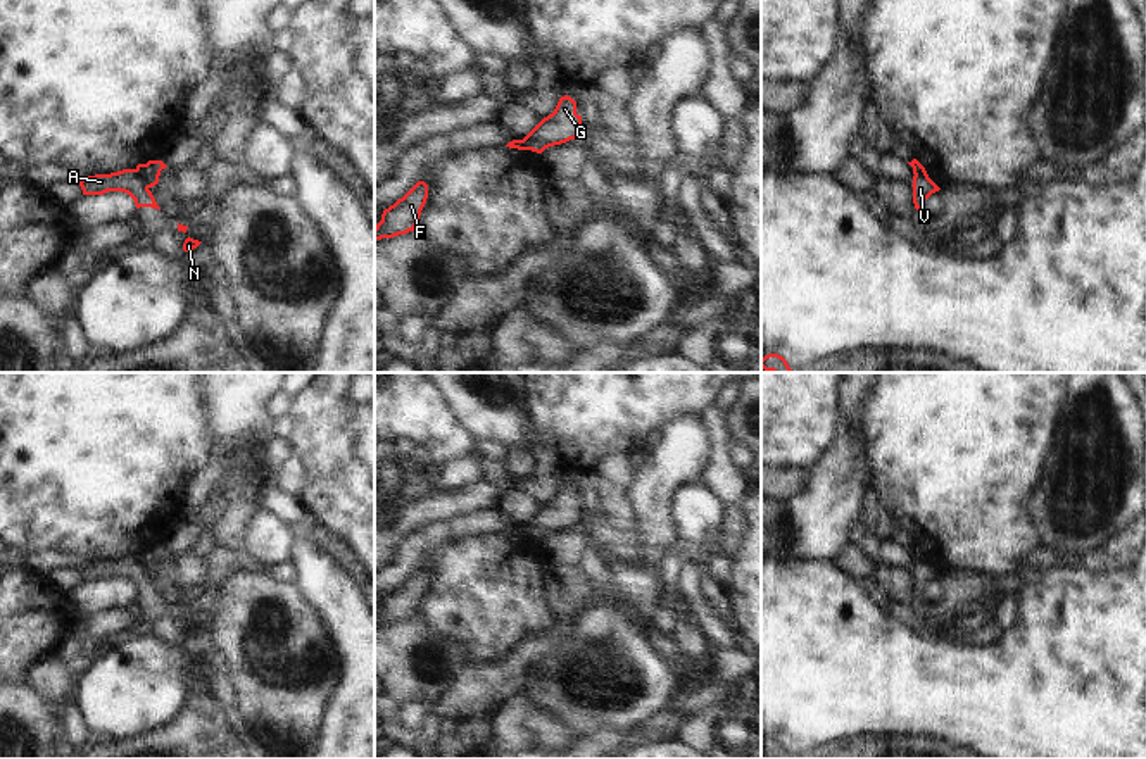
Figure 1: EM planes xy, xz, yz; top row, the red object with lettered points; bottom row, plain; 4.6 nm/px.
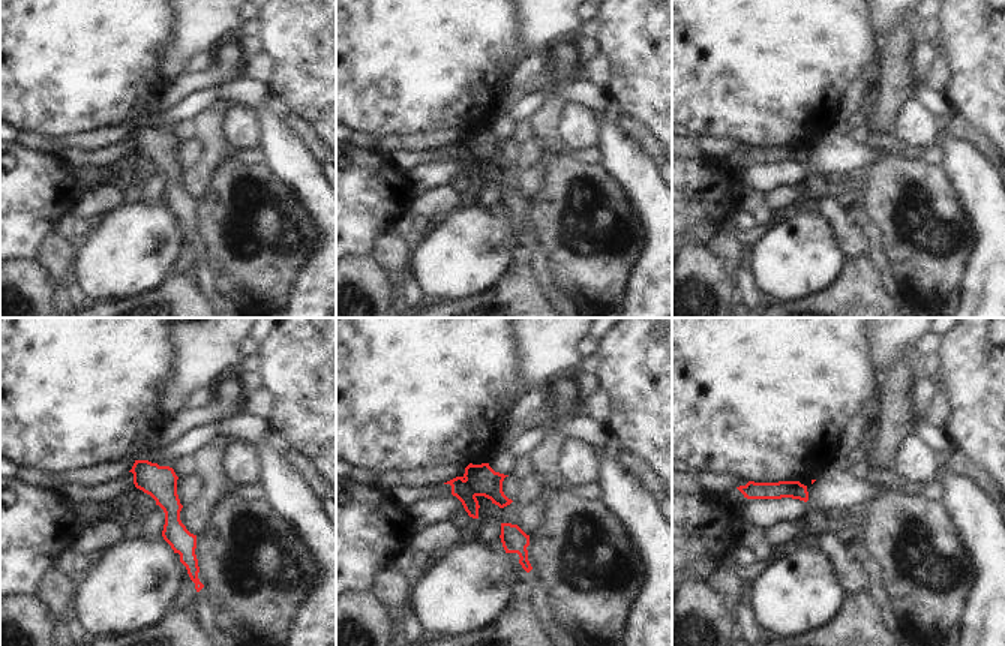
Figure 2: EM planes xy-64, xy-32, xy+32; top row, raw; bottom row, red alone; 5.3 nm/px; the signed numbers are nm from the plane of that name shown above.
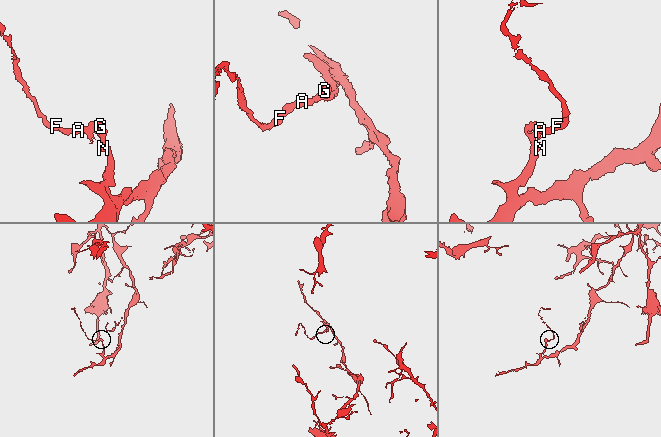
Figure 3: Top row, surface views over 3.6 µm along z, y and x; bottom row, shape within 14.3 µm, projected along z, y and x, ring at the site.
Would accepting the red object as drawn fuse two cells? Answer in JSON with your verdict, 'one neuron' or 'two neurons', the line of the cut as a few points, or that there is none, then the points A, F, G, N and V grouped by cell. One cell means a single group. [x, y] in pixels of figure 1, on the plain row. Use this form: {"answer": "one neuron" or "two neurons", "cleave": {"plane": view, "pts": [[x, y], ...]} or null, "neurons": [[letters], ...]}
{"answer": "two neurons", "cleave": {"plane": "xy", "pts": [[135, 556], [149, 573]]}, "neurons": [["A", "F", "V"], ["G", "N"]]}

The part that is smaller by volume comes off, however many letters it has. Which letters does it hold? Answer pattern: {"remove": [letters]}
{"remove": ["A", "F", "V"]}

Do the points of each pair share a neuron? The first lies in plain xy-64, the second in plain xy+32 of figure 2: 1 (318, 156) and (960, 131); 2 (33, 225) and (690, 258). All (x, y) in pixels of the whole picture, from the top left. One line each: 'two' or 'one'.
1: one
2: two

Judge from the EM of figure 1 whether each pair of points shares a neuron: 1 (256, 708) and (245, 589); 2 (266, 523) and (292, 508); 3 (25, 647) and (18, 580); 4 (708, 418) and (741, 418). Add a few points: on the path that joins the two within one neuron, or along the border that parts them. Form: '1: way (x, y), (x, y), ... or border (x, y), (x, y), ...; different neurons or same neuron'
1: way (256, 678), (240, 640), (245, 618); same neuron
2: border (259, 508), (273, 513), (285, 526); different neurons
3: way (18, 630), (18, 597); same neuron
4: border (724, 418), (727, 430); different neurons

